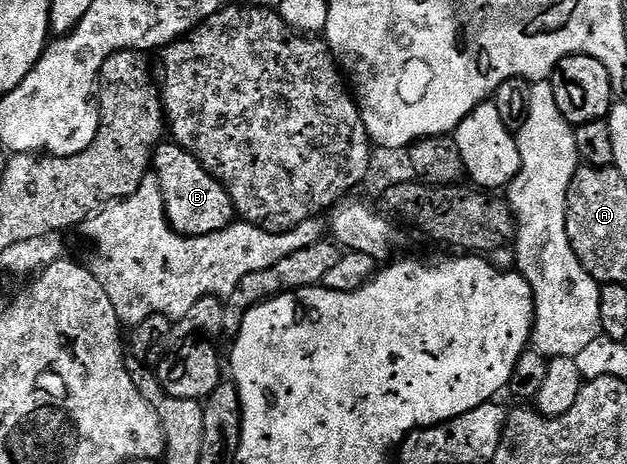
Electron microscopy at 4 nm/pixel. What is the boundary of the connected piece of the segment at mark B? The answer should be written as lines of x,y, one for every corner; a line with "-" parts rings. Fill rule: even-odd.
163,141
153,150
151,171
157,181
164,218
178,235
210,235
234,222
233,202
227,189
187,149
175,142

